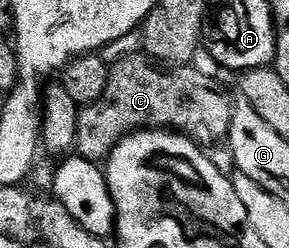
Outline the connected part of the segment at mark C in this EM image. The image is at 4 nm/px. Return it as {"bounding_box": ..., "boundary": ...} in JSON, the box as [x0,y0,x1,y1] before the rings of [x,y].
{"bounding_box":[75,52,224,163],"boundary":[[[140,52],[122,58],[108,71],[104,95],[79,111],[75,153],[89,162],[103,163],[103,158],[105,161],[129,135],[141,130],[169,129],[200,140],[204,134],[204,117],[208,114],[208,106],[222,101],[224,90],[216,86],[194,93],[196,86],[192,68],[184,66],[170,72],[168,70],[171,69],[157,65]]]}

